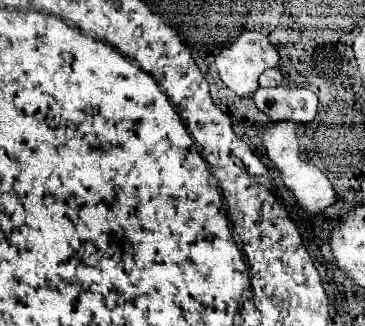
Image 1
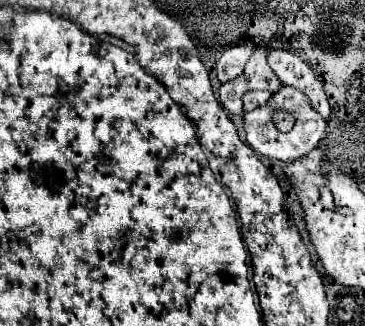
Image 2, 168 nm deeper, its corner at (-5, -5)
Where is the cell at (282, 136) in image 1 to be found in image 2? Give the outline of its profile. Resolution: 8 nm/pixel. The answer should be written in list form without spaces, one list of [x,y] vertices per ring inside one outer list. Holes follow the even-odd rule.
[[[283,87],[279,93],[275,93],[267,105],[263,107],[257,107],[249,113],[243,115],[245,117],[245,133],[247,133],[247,143],[255,149],[255,153],[263,155],[263,157],[269,157],[269,159],[277,159],[277,161],[295,161],[303,155],[307,155],[309,151],[313,151],[319,143],[319,139],[323,137],[323,131],[325,131],[325,119],[321,115],[317,115],[311,105],[307,103],[305,95],[299,93],[297,89],[293,87]],[[271,109],[293,109],[295,115],[297,115],[297,121],[295,121],[295,127],[289,131],[289,133],[281,133],[273,127],[273,121],[271,121]]]

